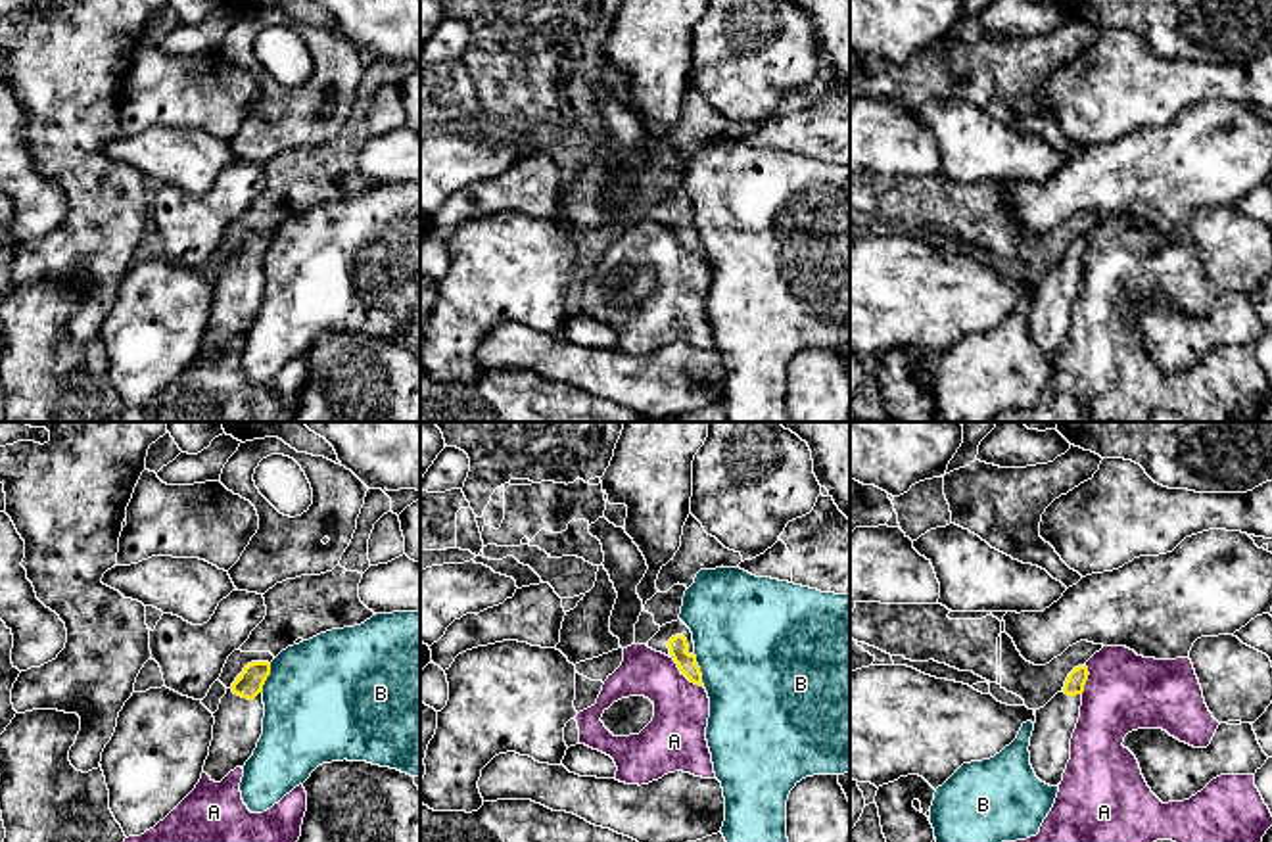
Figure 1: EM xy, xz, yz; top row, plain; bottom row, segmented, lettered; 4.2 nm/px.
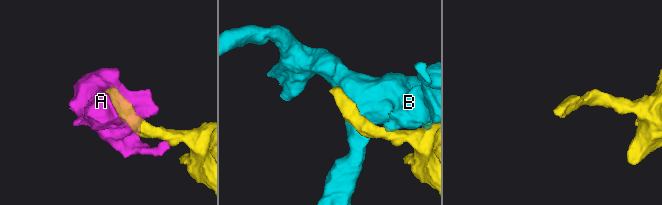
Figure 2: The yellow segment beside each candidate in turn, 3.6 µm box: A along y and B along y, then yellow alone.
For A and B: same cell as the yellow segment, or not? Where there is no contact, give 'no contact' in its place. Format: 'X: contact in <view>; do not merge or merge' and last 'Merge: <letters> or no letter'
A: contact in xz; do not merge
B: contact in xz; do not merge
Merge: no letter

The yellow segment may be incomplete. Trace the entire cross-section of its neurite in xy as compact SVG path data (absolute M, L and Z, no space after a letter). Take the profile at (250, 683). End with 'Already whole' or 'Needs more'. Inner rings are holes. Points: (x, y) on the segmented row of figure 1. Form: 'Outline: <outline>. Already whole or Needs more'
Outline: M251 662L236 677L219 710L213 713L213 740L203 773L221 783L230 771L246 765L263 735L263 685L271 675L269 662Z. Needs more

